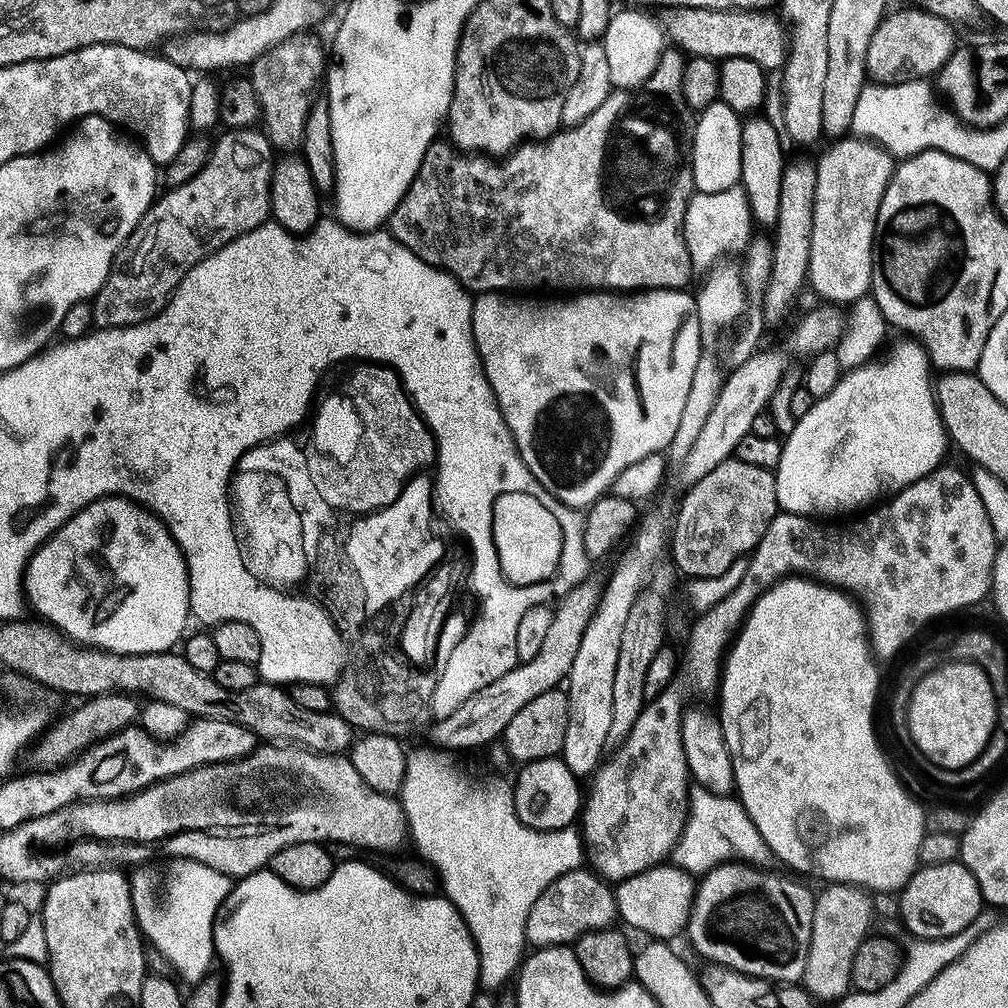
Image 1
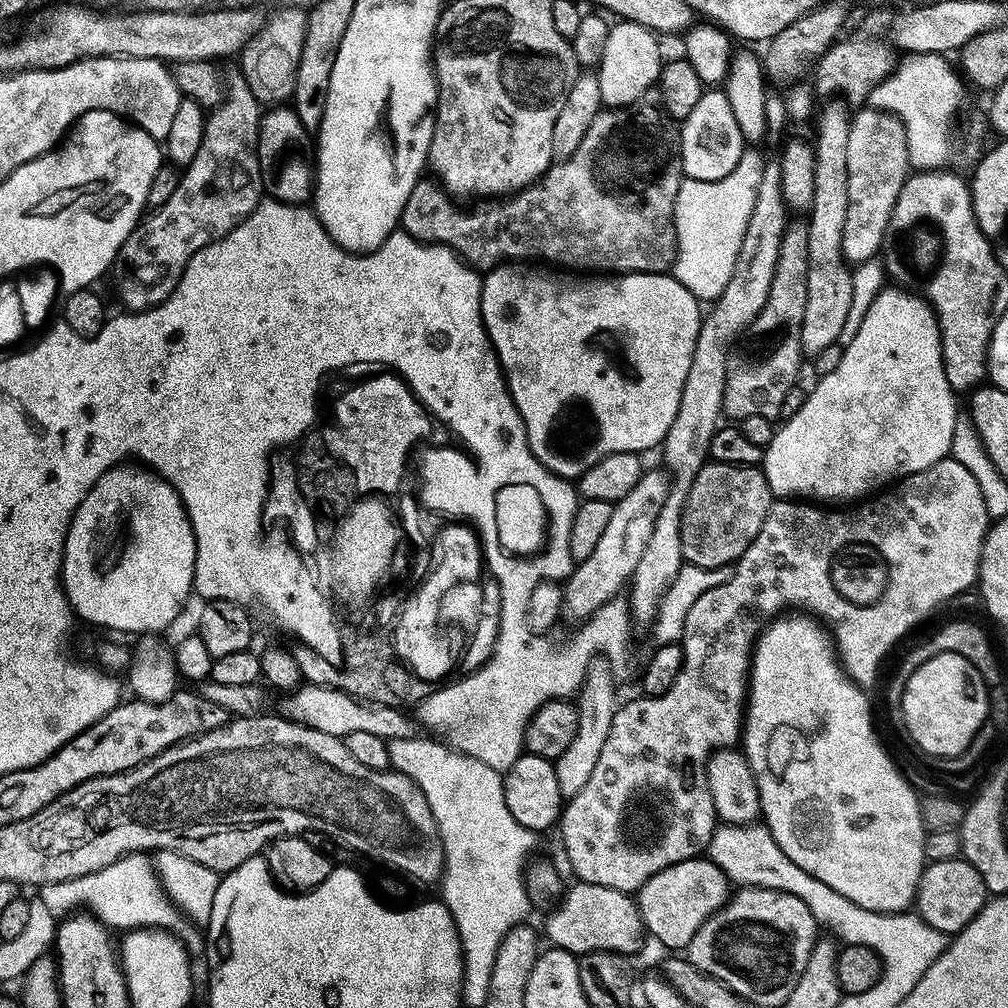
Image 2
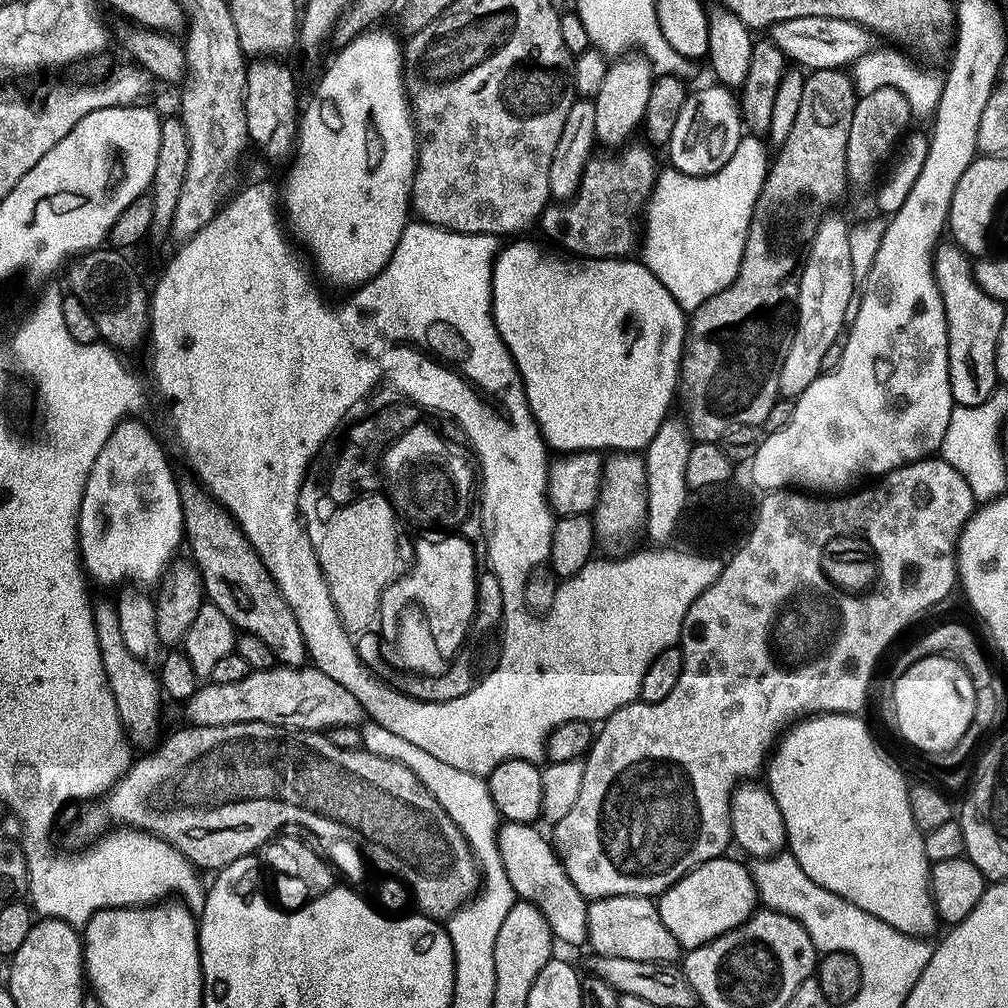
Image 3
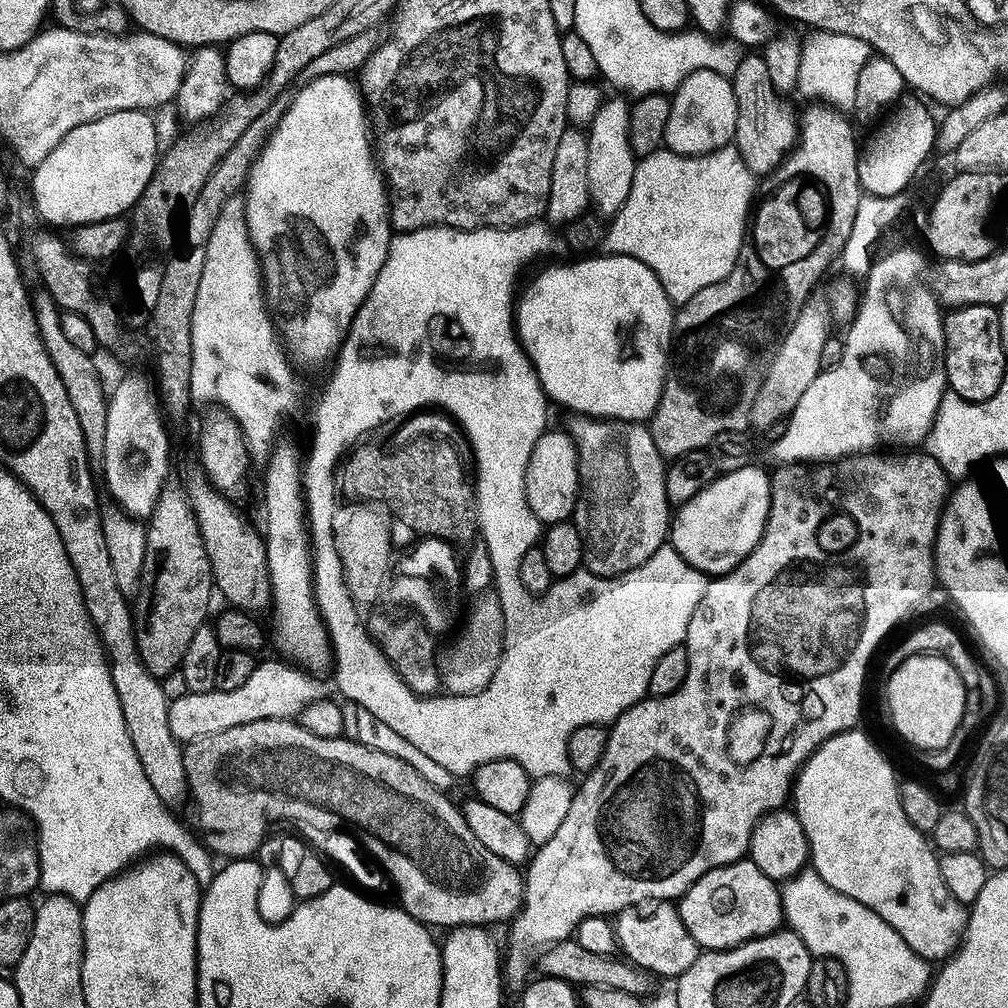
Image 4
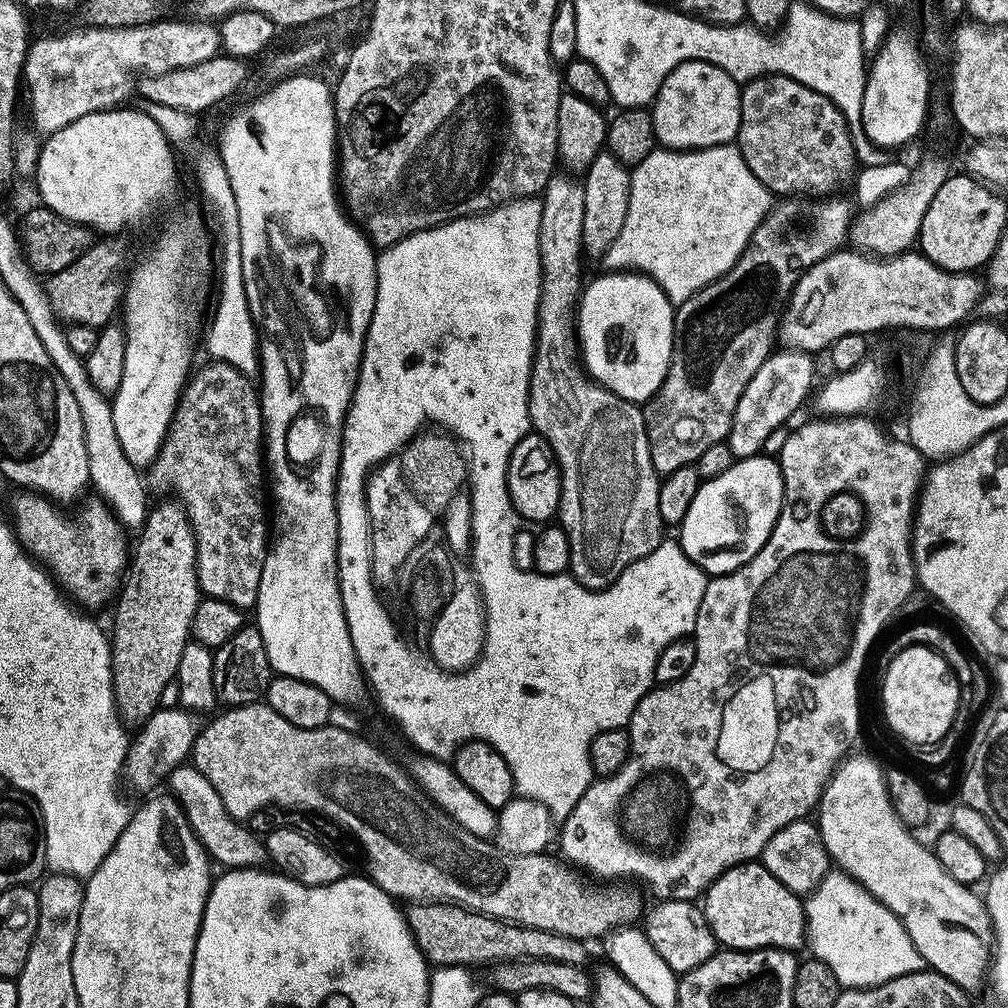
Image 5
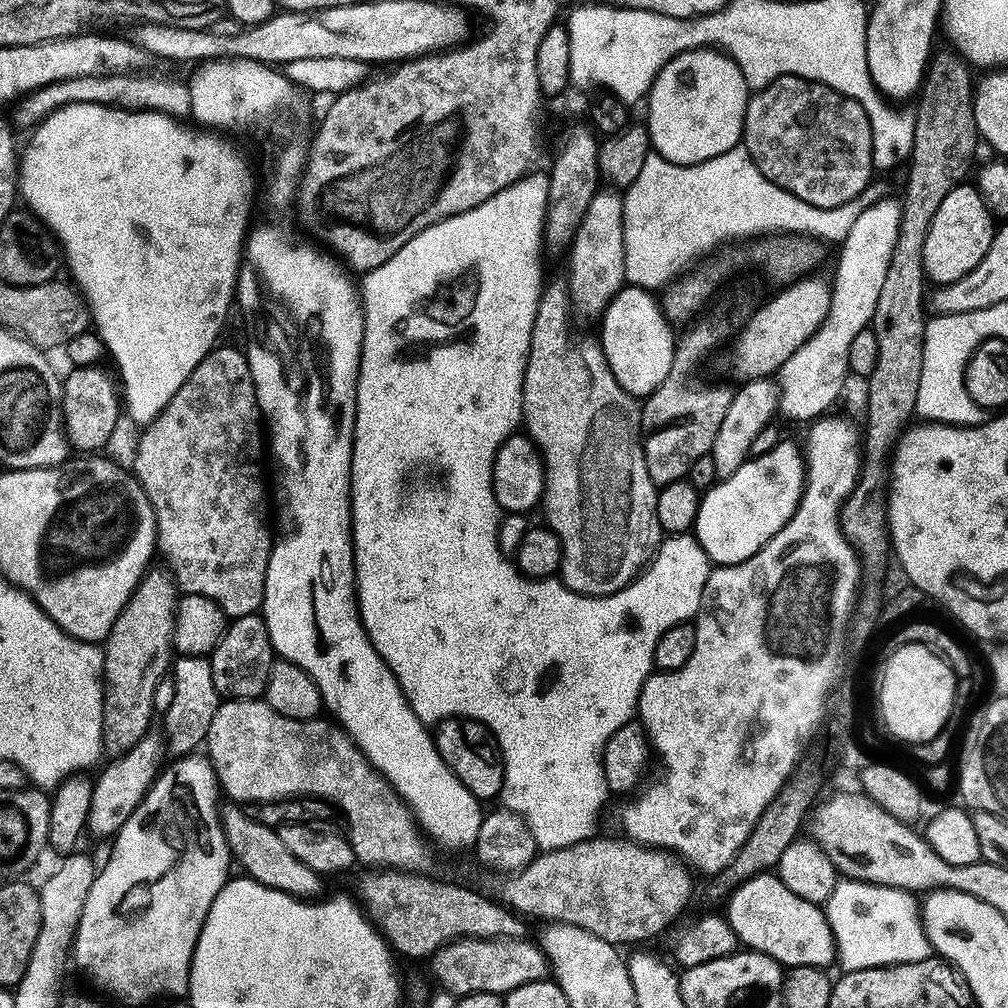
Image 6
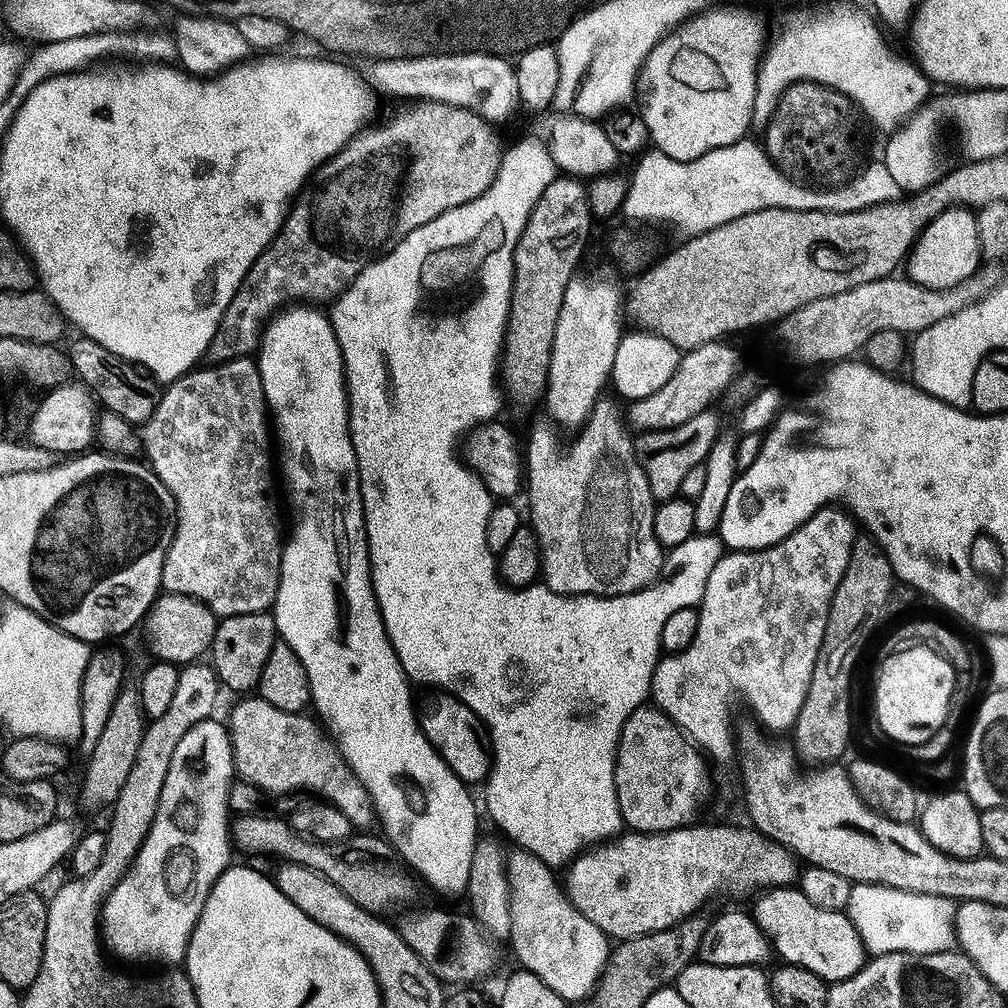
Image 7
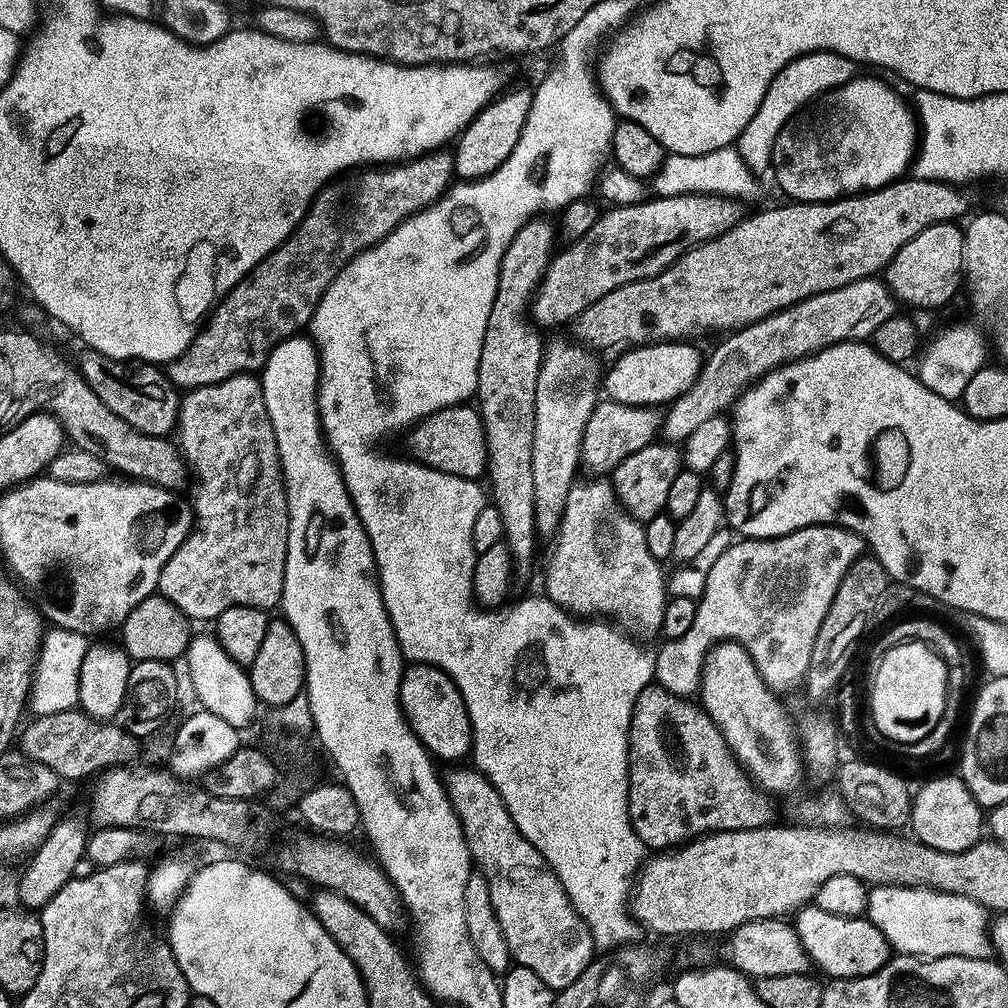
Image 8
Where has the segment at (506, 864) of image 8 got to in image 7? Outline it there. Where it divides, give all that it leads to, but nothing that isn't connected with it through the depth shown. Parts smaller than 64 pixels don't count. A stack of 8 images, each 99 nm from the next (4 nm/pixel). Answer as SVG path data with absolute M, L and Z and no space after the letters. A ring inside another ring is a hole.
M535 851L520 855L524 856L518 857L516 865L510 868L508 905L512 952L520 959L519 967L523 971L533 972L564 1001L585 1001L593 995L592 987L597 987L605 971L610 953L609 937L571 903L565 889L559 883L556 885L551 870Z

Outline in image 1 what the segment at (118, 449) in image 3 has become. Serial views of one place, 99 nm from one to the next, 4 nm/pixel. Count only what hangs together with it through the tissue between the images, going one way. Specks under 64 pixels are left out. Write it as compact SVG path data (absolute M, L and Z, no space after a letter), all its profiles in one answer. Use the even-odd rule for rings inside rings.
M104 496L101 500L90 502L82 510L78 510L64 523L51 538L37 548L33 556L28 557L28 567L24 569L24 590L27 603L41 621L64 633L69 640L77 644L101 648L107 652L118 654L150 654L151 652L167 652L181 643L190 621L190 586L188 585L188 567L184 555L172 532L164 525L159 516L149 512L143 505L135 504L124 496Z

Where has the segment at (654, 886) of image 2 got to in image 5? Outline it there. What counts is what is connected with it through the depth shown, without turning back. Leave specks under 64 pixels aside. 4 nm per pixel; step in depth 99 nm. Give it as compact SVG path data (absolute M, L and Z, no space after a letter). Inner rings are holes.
M762 862L727 868L702 897L704 917L717 945L728 950L753 948L803 949L806 944L804 900L792 892Z

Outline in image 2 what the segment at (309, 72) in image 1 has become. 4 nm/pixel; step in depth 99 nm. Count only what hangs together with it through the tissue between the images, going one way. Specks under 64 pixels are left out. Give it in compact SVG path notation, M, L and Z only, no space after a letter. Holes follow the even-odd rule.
M286 6L276 17L271 17L260 31L252 35L238 53L238 69L249 84L253 96L264 106L280 106L291 101L296 67L306 38L308 21L303 7Z

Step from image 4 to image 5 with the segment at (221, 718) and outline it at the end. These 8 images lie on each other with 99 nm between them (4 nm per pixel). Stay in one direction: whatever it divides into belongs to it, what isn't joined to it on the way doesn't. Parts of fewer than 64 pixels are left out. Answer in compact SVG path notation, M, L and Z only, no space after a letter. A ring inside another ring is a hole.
M161 708L135 733L128 745L128 757L124 760L123 775L140 792L151 793L156 783L163 781L168 773L180 767L191 757L196 736L200 733L202 720L195 711L187 708Z

